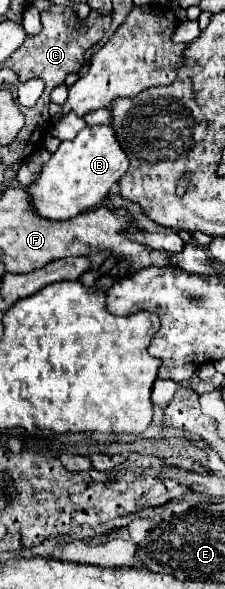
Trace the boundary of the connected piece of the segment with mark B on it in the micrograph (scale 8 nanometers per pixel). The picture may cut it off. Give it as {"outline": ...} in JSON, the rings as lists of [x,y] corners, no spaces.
{"outline":[[[85,126],[75,136],[75,140],[59,144],[59,148],[51,154],[49,162],[43,164],[39,178],[27,188],[27,192],[31,194],[33,208],[39,212],[39,216],[51,220],[65,220],[105,200],[111,186],[127,172],[127,168],[127,154],[115,140],[115,132],[111,132],[111,126]]]}

